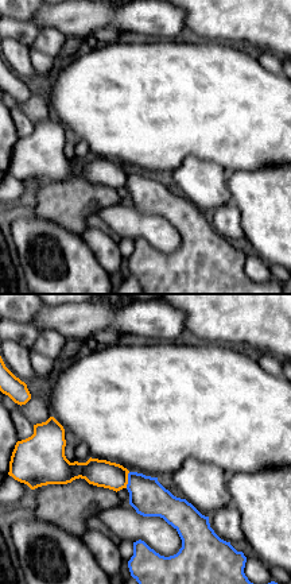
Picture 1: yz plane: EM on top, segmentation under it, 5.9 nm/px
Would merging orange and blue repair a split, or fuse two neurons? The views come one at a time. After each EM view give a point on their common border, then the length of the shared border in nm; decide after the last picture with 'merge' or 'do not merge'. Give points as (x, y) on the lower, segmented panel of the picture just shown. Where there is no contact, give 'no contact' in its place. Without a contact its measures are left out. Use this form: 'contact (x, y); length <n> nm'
contact (127, 480); length 100 nm

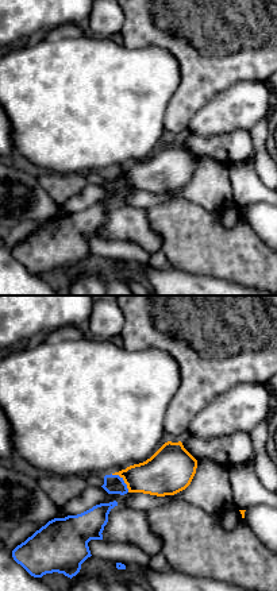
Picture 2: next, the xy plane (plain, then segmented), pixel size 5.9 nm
contact (123, 479); length 160 nm

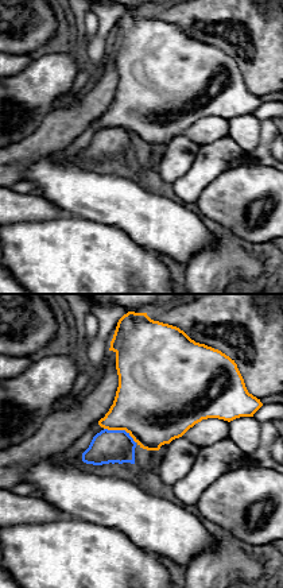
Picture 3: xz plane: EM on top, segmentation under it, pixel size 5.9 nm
contact (120, 429); length 220 nm

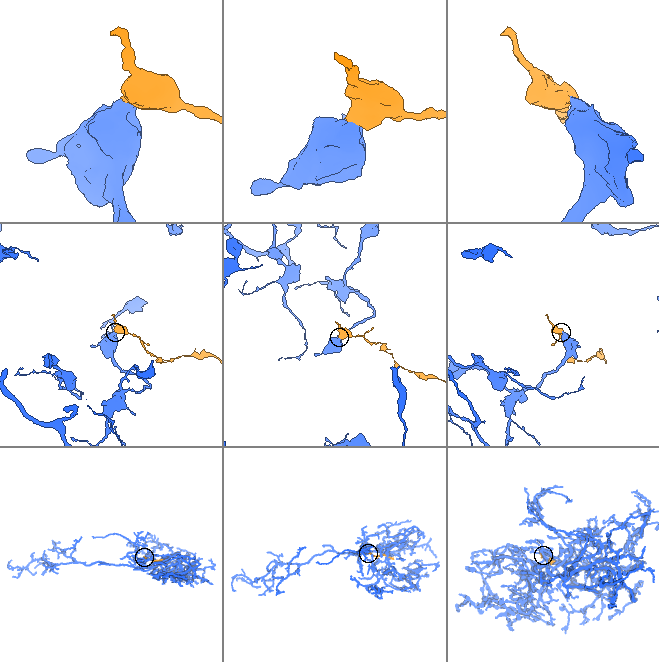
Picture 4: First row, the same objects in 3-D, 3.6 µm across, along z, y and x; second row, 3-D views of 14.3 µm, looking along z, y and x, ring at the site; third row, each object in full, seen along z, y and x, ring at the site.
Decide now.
do not merge

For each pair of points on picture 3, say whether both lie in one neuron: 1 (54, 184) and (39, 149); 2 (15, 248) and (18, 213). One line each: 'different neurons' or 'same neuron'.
1: different neurons
2: different neurons

